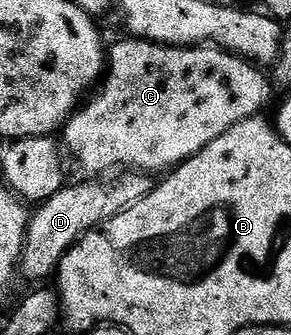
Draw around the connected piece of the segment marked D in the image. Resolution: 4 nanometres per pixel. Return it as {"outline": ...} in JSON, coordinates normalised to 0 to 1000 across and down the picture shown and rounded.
{"outline":[[[440,510],[402,528],[412,528],[402,540],[316,534],[289,546],[302,552],[223,549],[172,594],[120,615],[124,636],[117,624],[100,645],[82,734],[69,752],[62,815],[72,830],[82,824],[96,839],[137,839],[124,845],[162,842],[151,836],[162,827],[168,836],[189,818],[192,794],[241,749],[241,737],[271,725],[306,690],[361,672],[378,654],[392,654],[392,642],[460,618],[460,606],[526,570],[526,531],[478,510]]]}

